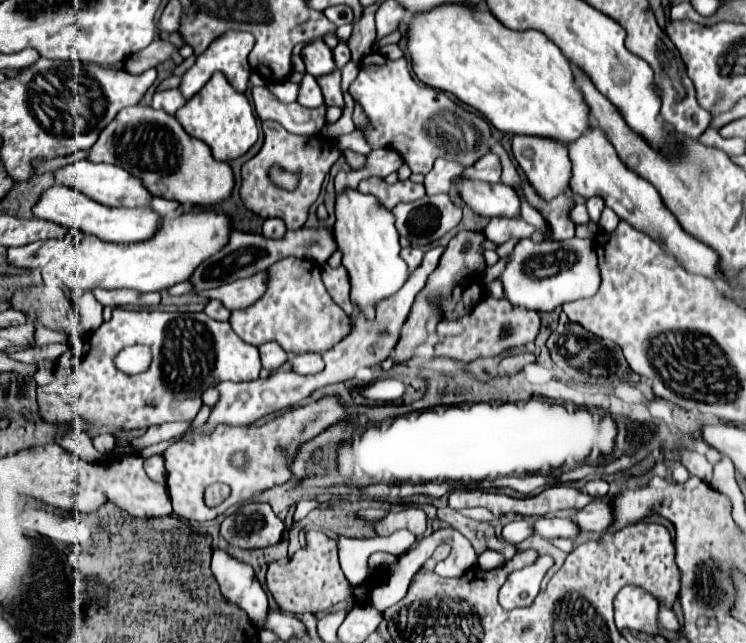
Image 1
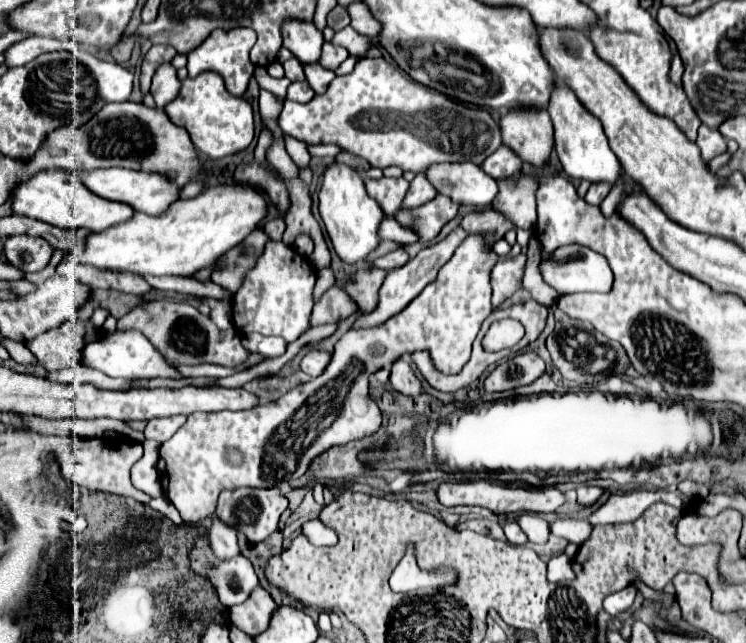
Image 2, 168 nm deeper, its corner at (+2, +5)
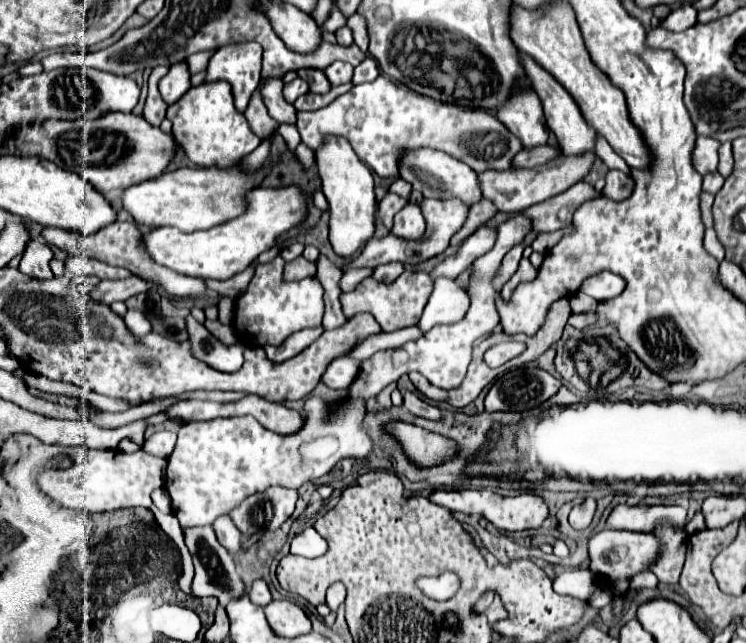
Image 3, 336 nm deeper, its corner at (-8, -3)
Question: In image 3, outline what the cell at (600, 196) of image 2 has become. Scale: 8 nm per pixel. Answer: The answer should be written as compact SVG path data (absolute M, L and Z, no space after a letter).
M609 170L607 172L607 184L603 188L603 196L611 198L611 200L623 200L633 192L633 180L619 172L619 170Z

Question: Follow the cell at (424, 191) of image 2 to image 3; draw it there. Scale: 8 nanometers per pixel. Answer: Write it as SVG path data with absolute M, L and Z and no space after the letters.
M409 202L403 210L399 210L397 216L395 216L393 232L397 236L409 238L409 240L415 240L415 238L423 236L423 232L425 232L425 218L423 218L421 206Z

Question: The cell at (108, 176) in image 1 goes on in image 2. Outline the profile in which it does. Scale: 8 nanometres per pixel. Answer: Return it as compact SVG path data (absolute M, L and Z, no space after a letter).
M107 168L107 170L93 170L93 172L79 172L83 184L93 190L97 196L105 200L115 200L123 204L131 204L133 210L145 212L149 216L161 216L169 208L169 204L179 200L181 188L169 180L169 176L157 176L157 172L137 172L127 168Z

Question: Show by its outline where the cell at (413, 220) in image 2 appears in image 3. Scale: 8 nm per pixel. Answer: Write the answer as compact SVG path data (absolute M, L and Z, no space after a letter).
M481 200L479 204L471 206L465 224L461 226L459 232L455 232L455 236L451 238L450 244L455 246L461 244L461 242L463 242L467 236L471 236L471 234L473 234L473 232L475 232L475 230L485 222L485 220L489 220L495 212L497 212L497 208L495 208L489 200Z

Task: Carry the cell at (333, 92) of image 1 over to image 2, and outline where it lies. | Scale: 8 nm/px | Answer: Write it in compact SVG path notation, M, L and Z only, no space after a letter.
M303 64L303 72L315 94L323 94L331 80L335 78L335 74L331 70L325 70L321 64Z

